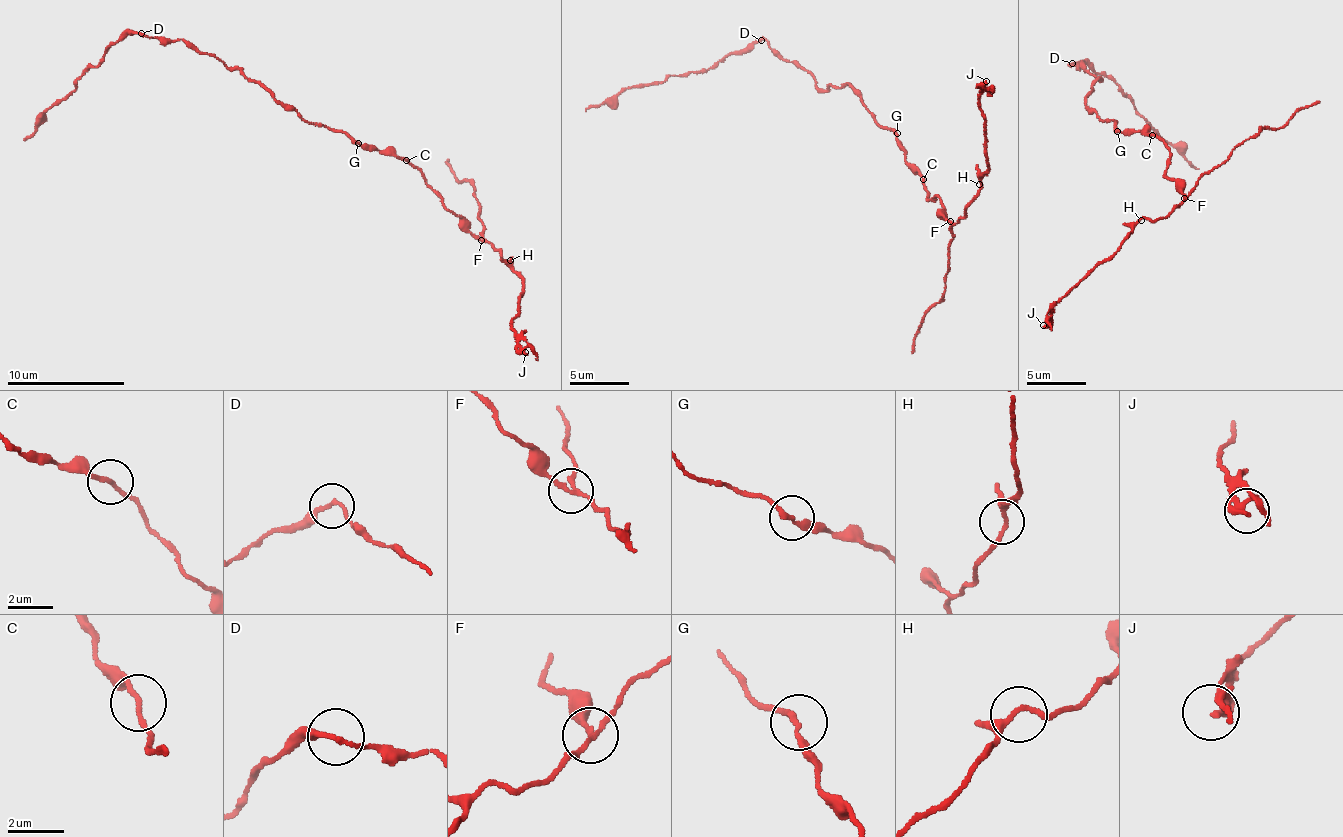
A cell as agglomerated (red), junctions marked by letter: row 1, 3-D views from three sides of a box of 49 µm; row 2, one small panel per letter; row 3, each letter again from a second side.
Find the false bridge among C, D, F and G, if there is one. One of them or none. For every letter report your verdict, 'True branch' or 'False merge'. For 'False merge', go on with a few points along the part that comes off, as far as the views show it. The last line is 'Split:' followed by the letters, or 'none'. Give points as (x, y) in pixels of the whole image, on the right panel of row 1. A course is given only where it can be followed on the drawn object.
C: True branch
D: True branch
F: False merge. Course of the part to remove: (1183, 198), (1177, 207), (1154, 220), (1144, 217), (1117, 247), (1060, 298), (1053, 312), (1051, 329)
G: True branch
Split: F

